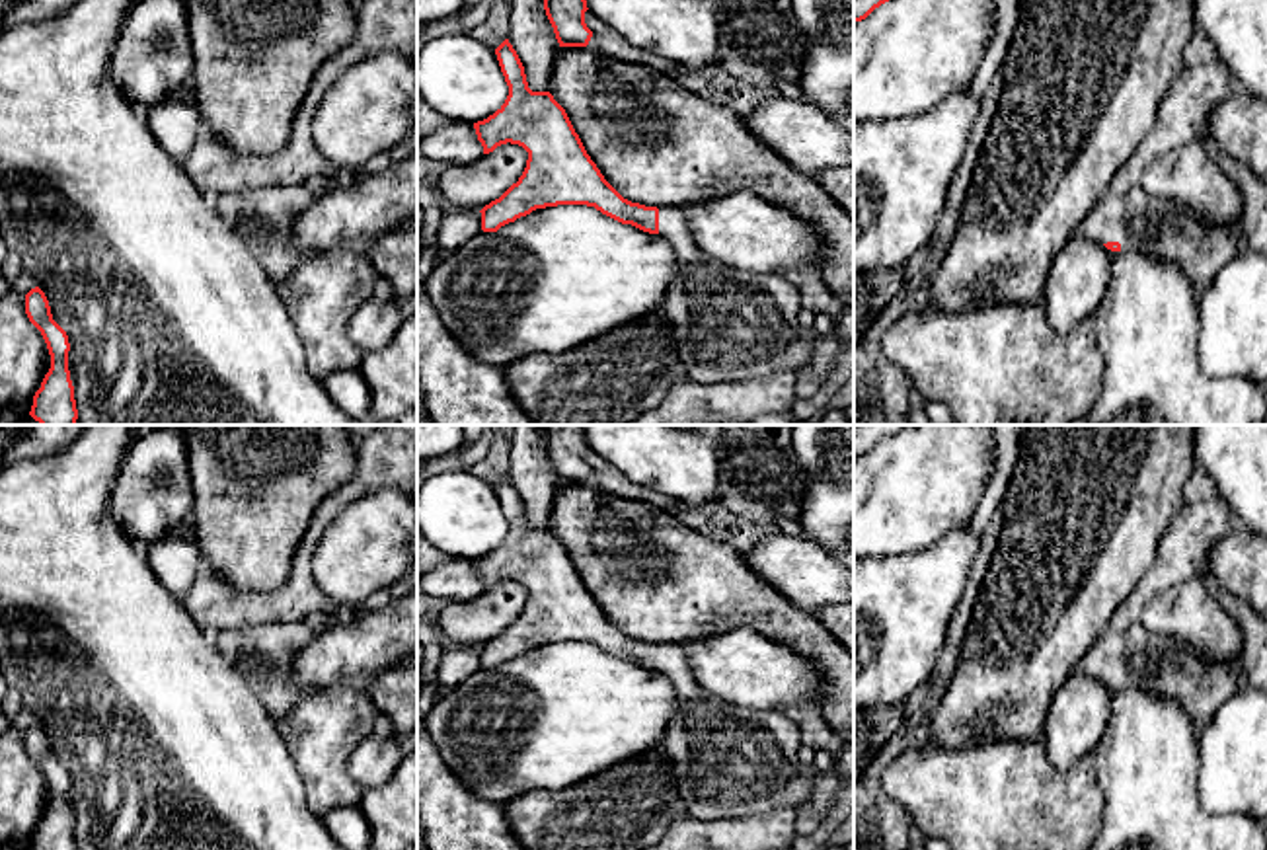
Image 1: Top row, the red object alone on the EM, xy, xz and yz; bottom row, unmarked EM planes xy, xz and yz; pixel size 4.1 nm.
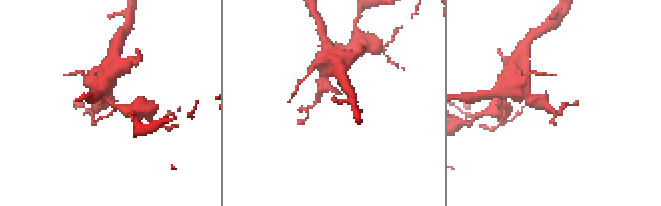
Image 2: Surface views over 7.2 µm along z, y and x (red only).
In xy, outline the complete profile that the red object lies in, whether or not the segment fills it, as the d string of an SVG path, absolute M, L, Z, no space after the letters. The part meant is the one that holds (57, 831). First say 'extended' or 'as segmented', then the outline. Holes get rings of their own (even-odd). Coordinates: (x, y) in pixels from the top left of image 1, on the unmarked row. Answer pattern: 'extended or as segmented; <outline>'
as segmented; M39 723L25 731L25 751L41 768L51 792L51 805L33 832L29 850L78 850L68 807L68 772L53 756L49 737Z

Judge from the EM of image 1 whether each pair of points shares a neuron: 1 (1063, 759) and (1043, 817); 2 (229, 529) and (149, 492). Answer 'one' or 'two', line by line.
1: two
2: two

